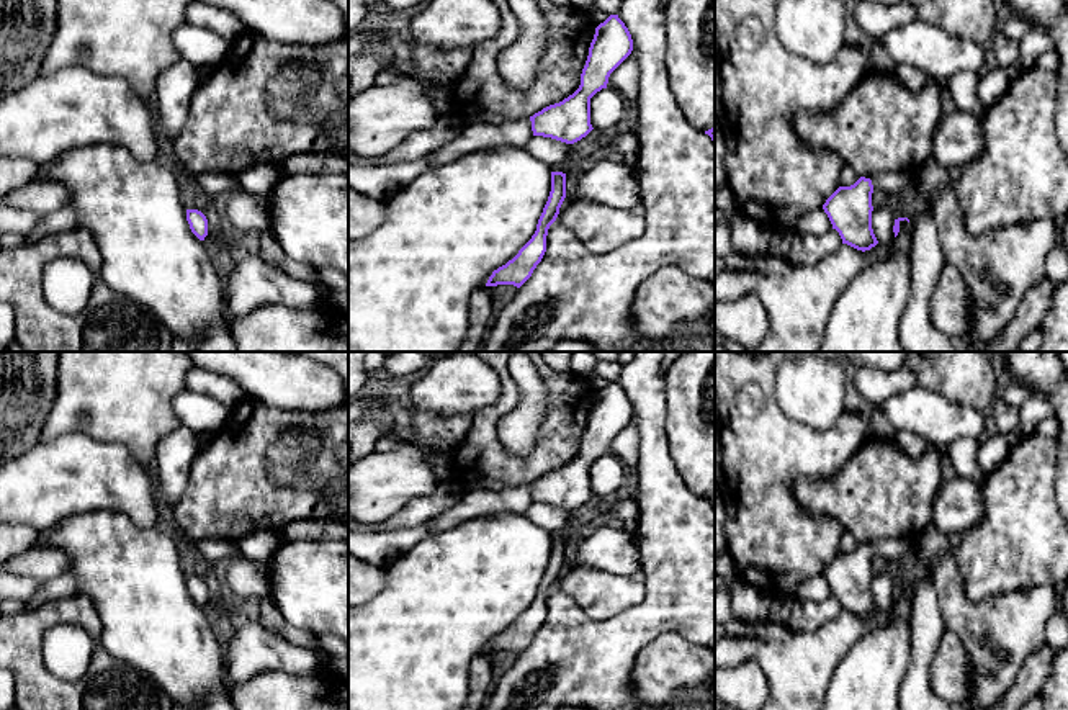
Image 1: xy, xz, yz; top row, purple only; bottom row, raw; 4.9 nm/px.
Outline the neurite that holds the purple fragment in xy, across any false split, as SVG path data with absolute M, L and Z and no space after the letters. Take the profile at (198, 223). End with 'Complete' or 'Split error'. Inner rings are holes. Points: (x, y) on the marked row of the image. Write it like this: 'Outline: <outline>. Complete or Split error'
Outline: M186 209L186 221L190 224L191 232L200 239L204 240L208 236L208 219L198 209Z. Complete

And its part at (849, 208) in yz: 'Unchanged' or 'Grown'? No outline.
Unchanged

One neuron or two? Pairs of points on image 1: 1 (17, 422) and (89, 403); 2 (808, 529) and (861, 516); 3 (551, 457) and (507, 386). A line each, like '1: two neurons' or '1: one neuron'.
1: two neurons
2: two neurons
3: one neuron

